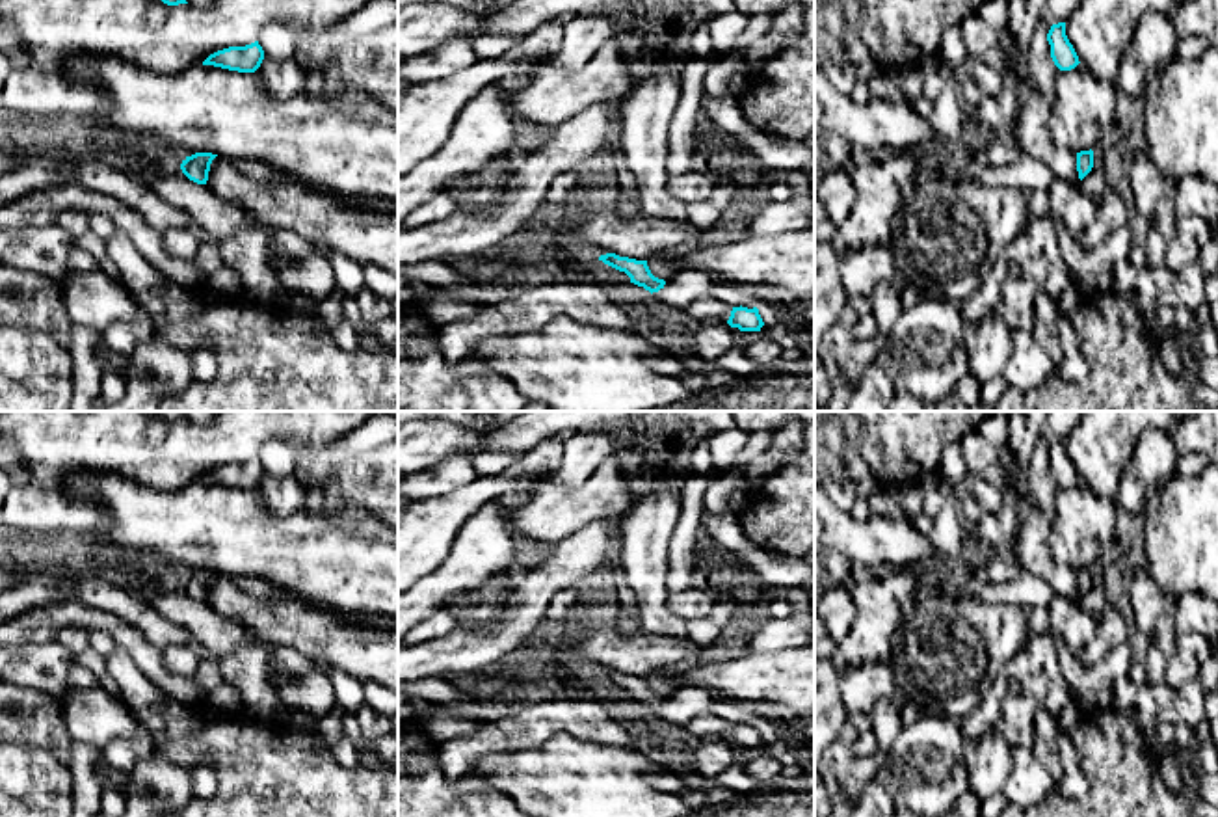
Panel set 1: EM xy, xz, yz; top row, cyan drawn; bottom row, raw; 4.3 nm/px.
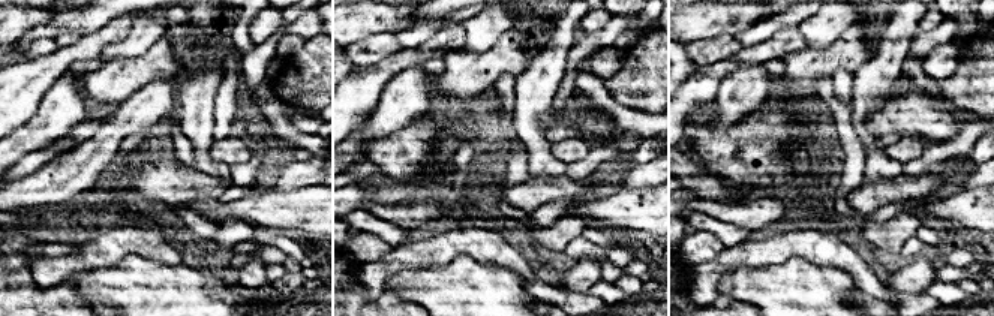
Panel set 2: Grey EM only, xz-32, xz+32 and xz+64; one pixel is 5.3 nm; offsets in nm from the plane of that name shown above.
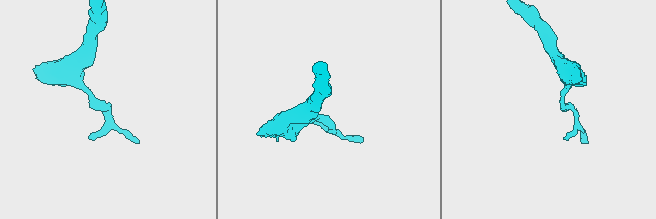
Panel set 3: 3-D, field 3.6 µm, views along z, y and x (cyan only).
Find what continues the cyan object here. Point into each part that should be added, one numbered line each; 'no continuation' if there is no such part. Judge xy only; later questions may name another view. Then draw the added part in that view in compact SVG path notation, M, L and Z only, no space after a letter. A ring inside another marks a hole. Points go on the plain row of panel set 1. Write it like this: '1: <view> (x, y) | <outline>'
no continuation

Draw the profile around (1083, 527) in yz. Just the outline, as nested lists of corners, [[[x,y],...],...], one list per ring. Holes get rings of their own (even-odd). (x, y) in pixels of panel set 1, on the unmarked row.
[[[1079,480],[1054,497],[1049,547],[1054,564],[1073,569],[1097,564],[1114,543],[1118,504]]]

